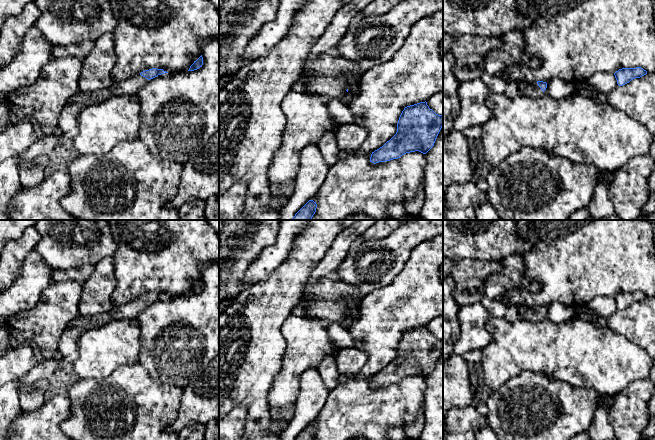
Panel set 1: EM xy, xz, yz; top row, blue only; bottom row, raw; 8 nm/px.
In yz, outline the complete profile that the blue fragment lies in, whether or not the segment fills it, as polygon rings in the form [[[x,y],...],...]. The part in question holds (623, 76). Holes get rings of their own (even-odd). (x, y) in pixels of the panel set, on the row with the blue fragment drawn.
[[[641,67],[636,68],[622,68],[614,73],[619,86],[629,83],[635,78],[640,78],[647,74],[647,71]]]

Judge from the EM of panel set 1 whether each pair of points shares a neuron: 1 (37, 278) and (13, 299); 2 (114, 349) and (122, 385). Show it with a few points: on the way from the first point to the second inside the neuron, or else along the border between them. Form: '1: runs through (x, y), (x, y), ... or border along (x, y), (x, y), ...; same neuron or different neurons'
1: runs through (31, 284), (19, 296); same neuron
2: border along (137, 362), (119, 366), (109, 375), (97, 379); different neurons

